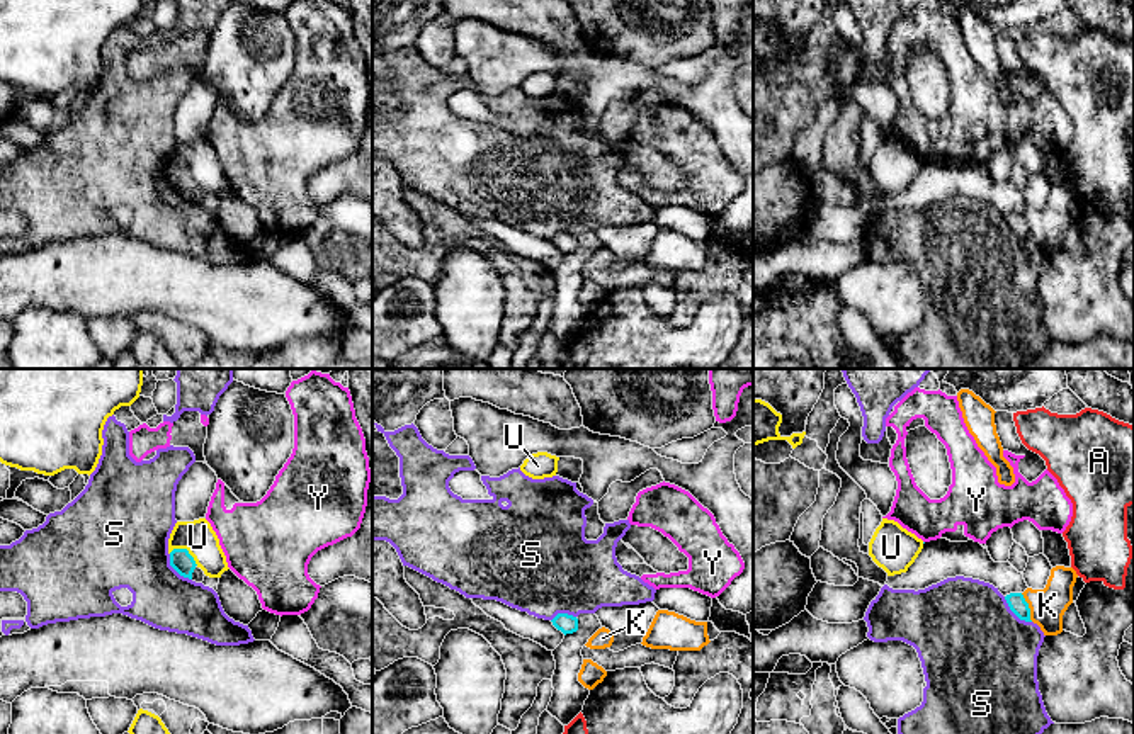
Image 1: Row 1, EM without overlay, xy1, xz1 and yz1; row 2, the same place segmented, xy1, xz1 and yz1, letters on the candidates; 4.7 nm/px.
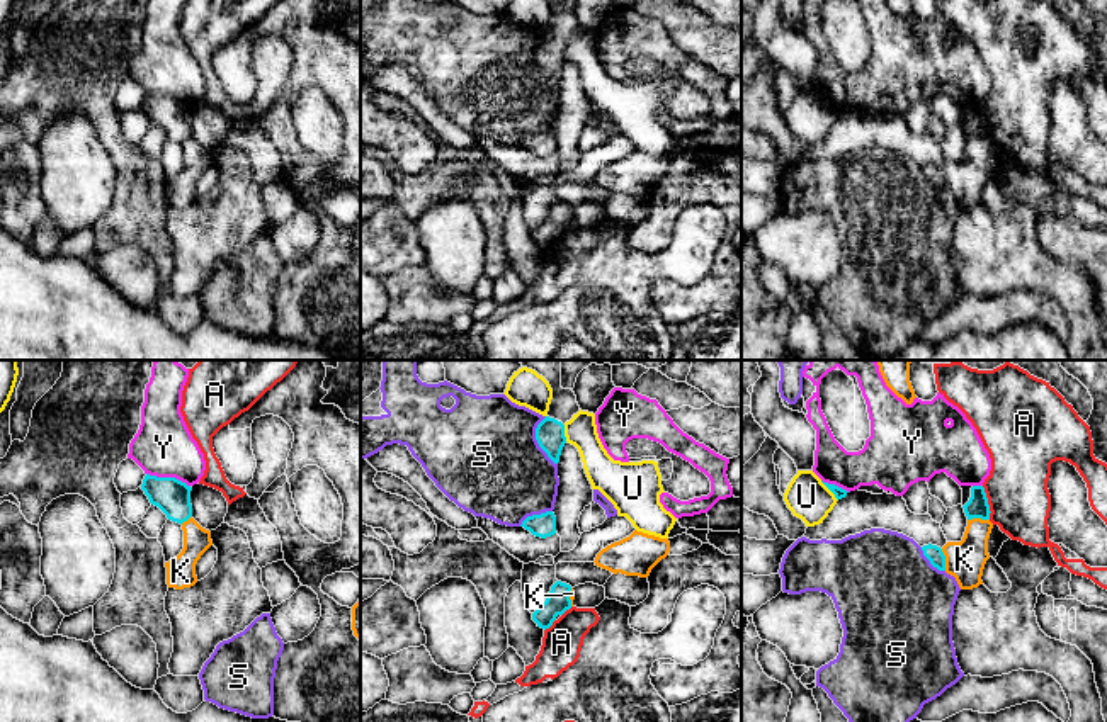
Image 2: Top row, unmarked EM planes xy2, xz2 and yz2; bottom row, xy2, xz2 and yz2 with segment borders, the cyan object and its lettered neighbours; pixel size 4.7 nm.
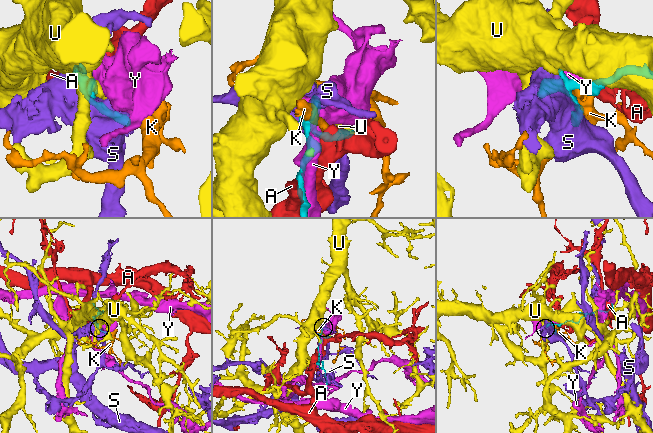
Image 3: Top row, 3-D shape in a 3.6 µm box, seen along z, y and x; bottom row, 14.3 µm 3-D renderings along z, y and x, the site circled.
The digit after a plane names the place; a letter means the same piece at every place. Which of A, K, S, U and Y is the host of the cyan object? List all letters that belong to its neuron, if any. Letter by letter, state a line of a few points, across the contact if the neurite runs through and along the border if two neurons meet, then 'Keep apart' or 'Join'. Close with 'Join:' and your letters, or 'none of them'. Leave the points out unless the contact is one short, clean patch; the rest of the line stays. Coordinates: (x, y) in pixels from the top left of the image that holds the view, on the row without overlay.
A: Keep apart
K: Keep apart
S: Keep apart
U: Line: xy1 (169, 172), (186, 169), (198, 184). Keep apart
Y: Keep apart
Join: none of them

